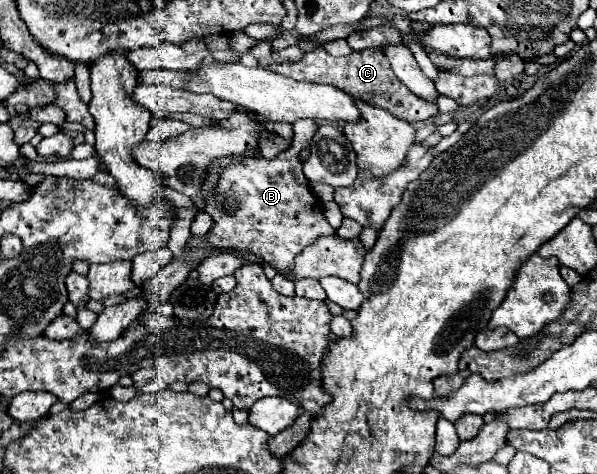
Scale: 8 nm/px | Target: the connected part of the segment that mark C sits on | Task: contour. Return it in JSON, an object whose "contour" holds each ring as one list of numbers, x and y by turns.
{"contour":[[318,46,312,52,306,52,302,56,302,60,298,62,284,62,284,64,272,64,268,66,268,70,278,72,278,74,286,74,294,80,302,80,302,82,316,82,316,84,332,84,352,96,362,98,364,102,376,106,376,108,384,108,388,110,392,116,406,120,410,124,414,122,422,122,428,118,434,118,438,114,438,106,436,104,428,104,424,100,420,100,418,96,414,96,392,72,388,56,384,54,384,50,376,50,376,48,366,48,360,52,352,52,346,58,336,58,330,56,322,46]]}

